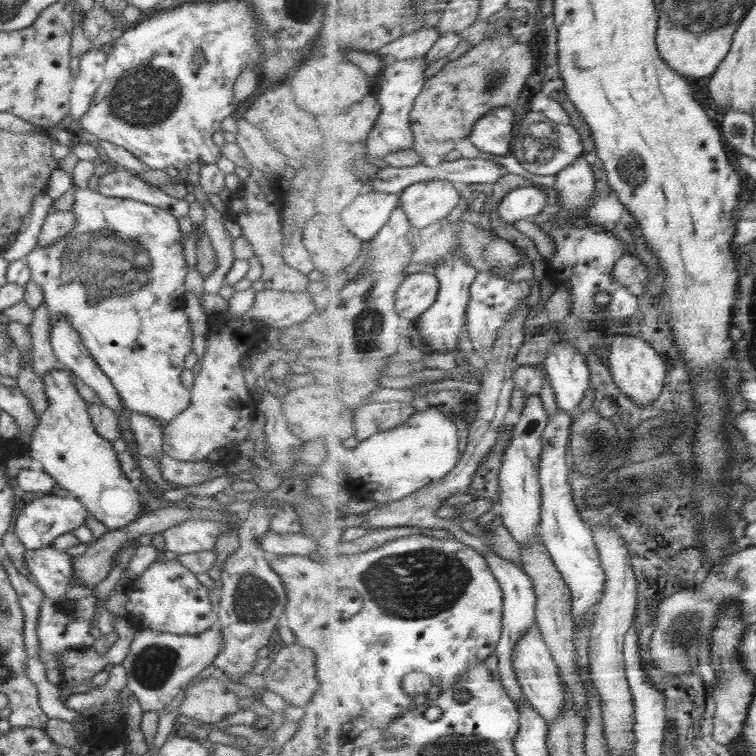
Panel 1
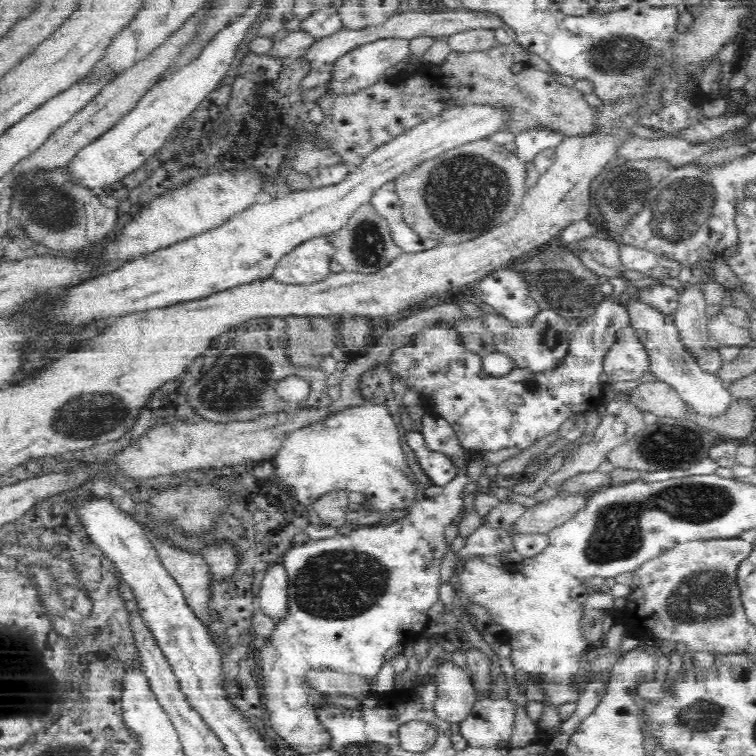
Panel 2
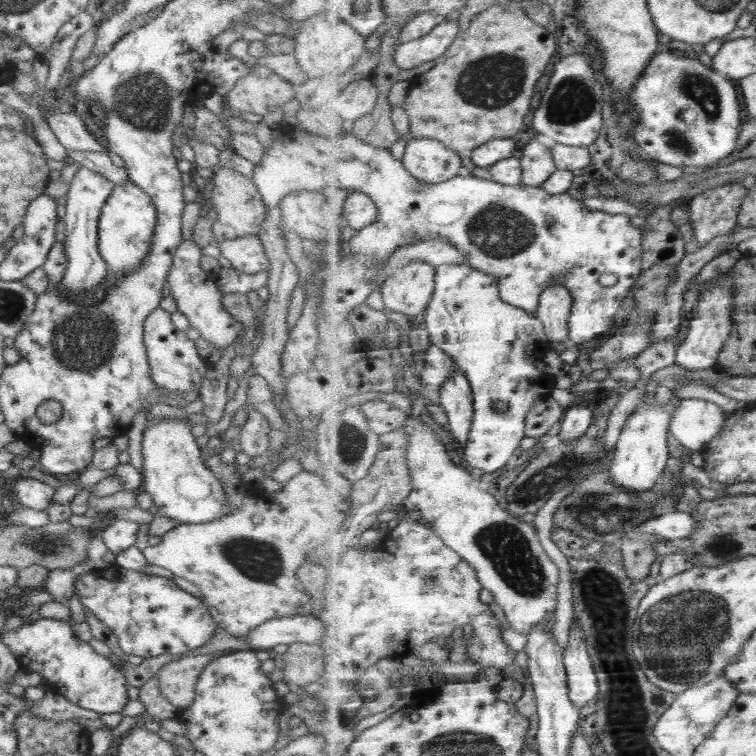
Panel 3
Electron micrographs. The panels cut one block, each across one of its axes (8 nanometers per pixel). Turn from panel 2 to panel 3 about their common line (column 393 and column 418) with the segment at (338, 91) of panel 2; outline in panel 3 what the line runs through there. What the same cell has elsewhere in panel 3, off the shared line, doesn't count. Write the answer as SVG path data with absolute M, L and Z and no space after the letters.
M447 20L429 35L409 43L400 44L395 52L396 64L404 70L412 70L430 60L444 56L461 35L459 20Z

